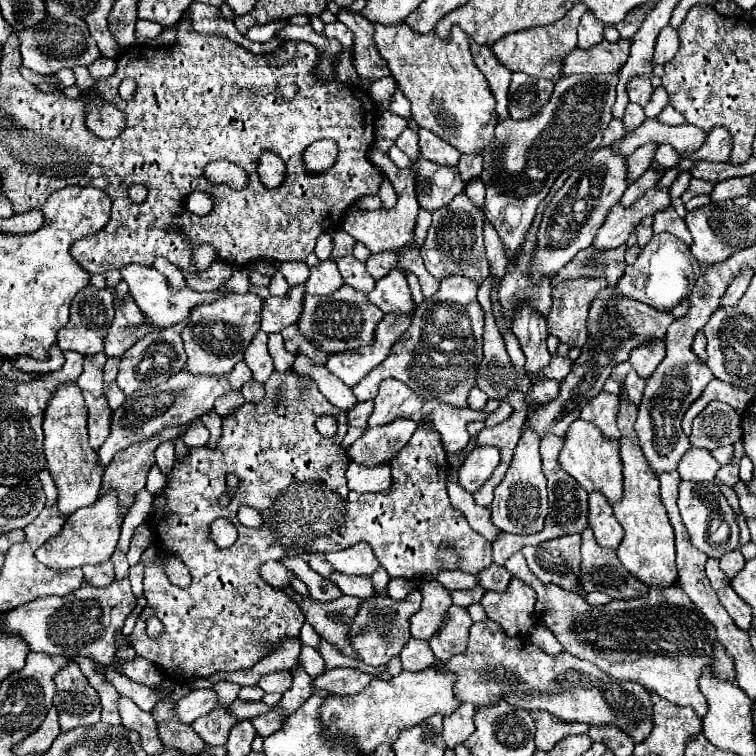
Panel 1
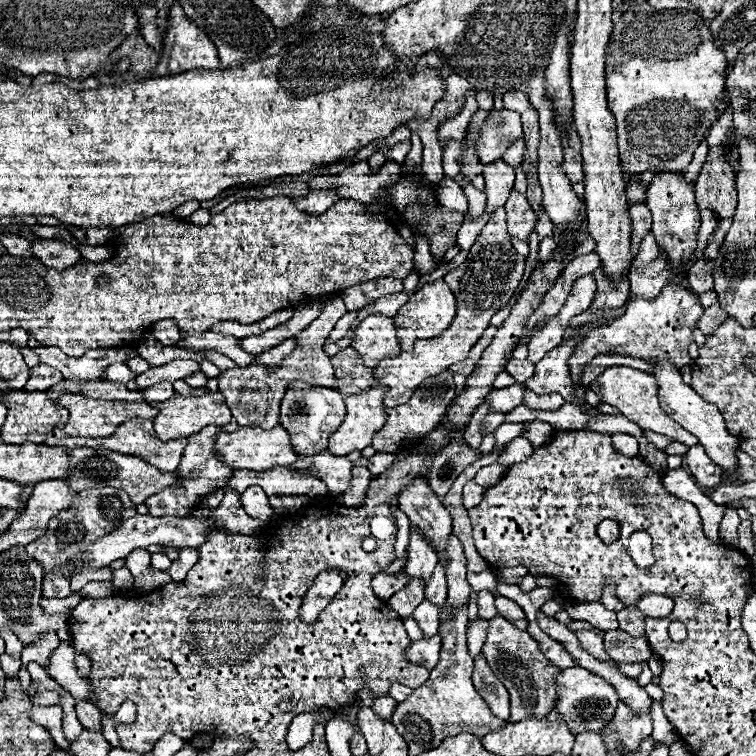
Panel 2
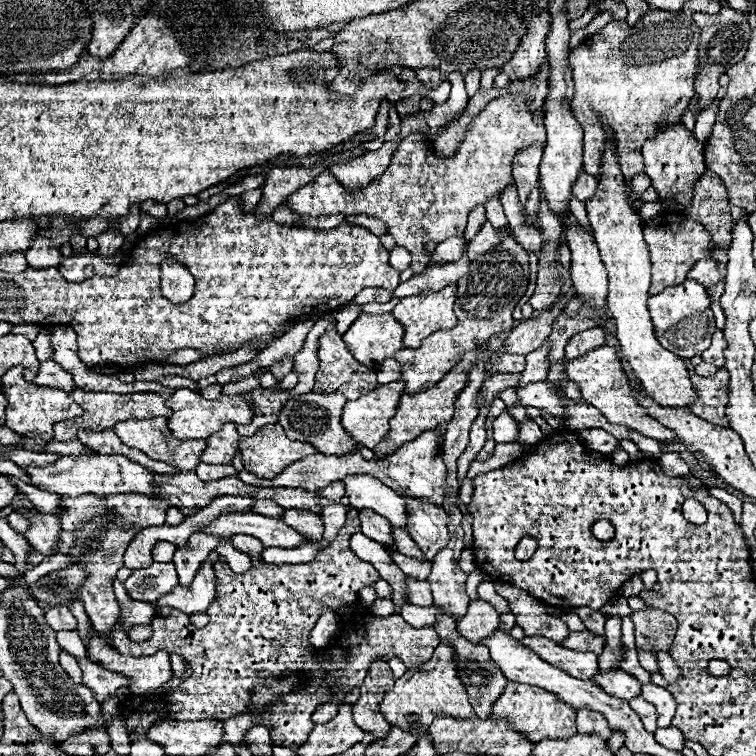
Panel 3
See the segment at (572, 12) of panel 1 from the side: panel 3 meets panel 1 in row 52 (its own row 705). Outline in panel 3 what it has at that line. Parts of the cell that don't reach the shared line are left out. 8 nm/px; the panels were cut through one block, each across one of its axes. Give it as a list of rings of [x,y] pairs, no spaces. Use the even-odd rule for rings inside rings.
[[[508,682],[504,694],[496,700],[492,714],[496,720],[508,720],[512,730],[520,732],[526,740],[532,740],[532,742],[540,742],[544,738],[560,740],[560,738],[576,736],[576,724],[574,724],[576,712],[568,704],[564,704],[562,700],[558,700],[556,696],[552,696],[550,692],[538,686]]]

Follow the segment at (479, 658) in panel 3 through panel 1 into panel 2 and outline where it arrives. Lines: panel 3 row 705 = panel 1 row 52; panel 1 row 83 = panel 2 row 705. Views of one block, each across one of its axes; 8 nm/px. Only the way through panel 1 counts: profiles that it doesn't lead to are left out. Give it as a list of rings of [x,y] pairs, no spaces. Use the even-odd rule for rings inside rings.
[[[476,656],[472,680],[474,680],[476,692],[486,700],[492,714],[500,720],[508,720],[510,718],[510,696],[502,680],[492,672],[488,662],[484,660],[484,656]]]

